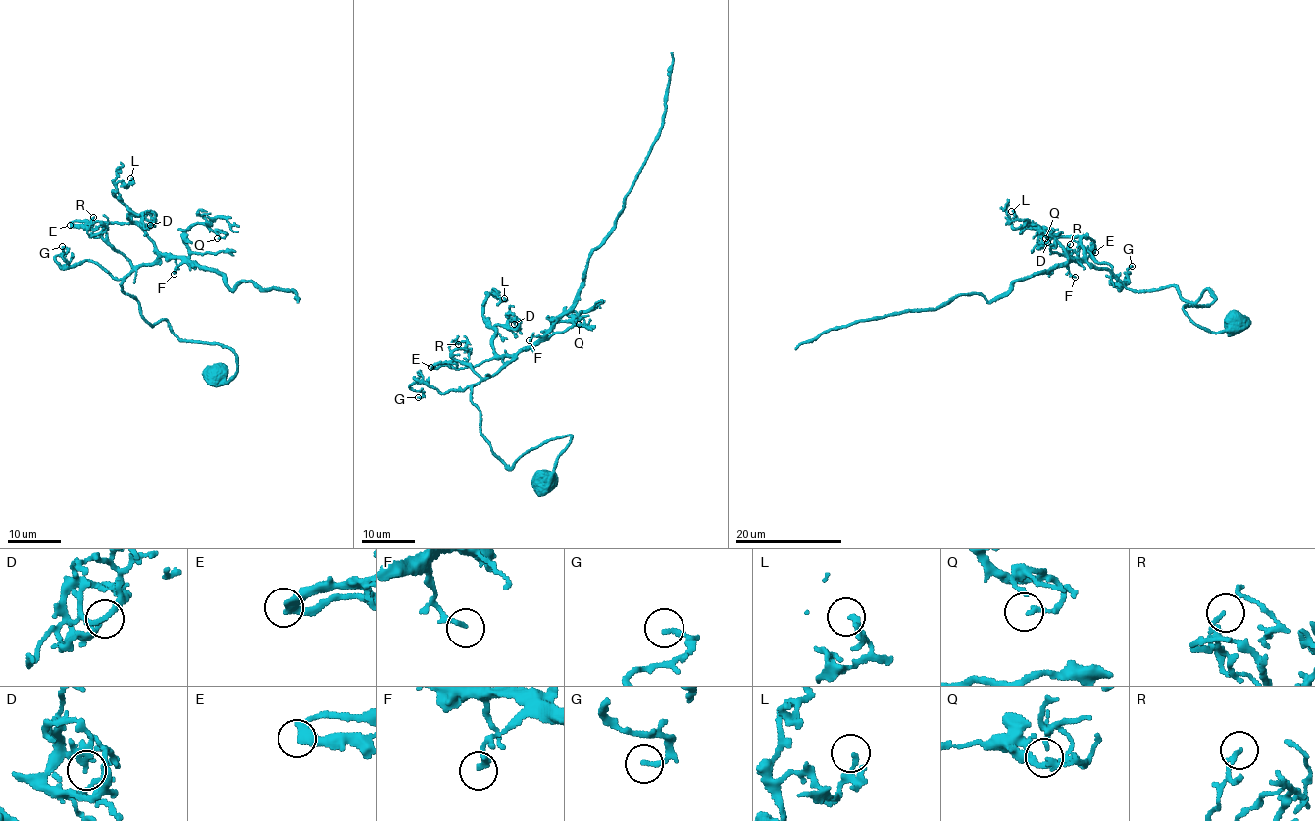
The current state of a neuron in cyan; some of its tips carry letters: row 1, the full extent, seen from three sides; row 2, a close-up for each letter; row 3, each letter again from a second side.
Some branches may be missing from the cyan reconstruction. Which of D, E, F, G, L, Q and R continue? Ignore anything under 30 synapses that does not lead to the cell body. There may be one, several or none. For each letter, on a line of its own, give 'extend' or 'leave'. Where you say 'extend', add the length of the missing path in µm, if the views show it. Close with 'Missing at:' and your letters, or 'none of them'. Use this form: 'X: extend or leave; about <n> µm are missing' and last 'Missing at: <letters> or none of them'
D: leave
E: leave
F: leave
G: leave
L: leave
Q: leave
R: leave
Missing at: none of them

